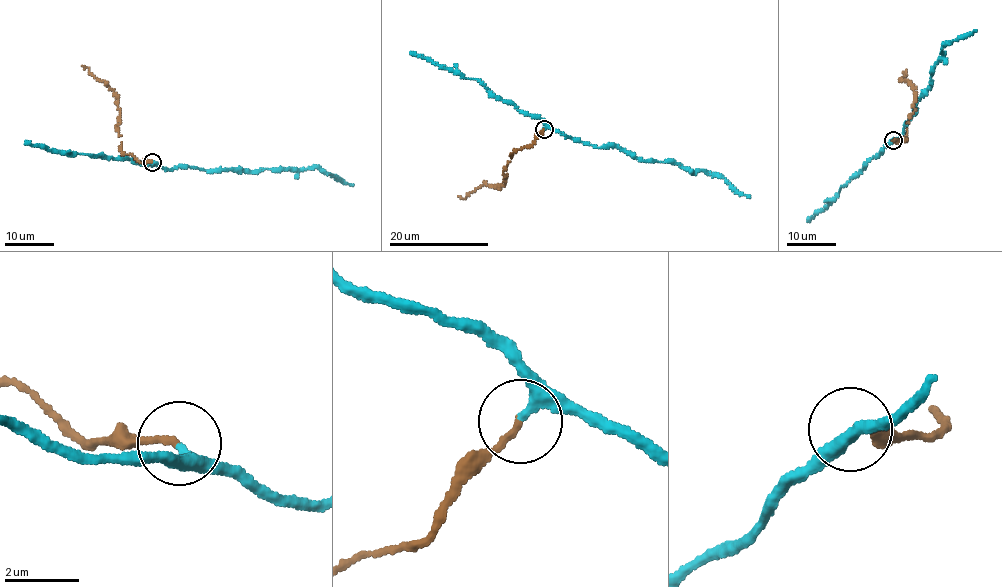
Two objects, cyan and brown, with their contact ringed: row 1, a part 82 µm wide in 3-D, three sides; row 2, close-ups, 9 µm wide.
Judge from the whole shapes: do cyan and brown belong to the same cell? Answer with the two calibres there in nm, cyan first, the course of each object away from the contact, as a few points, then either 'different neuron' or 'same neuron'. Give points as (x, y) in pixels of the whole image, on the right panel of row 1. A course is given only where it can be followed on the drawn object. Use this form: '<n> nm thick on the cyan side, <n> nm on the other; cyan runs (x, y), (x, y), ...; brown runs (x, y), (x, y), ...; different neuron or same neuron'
240 nm thick on the cyan side, 170 nm on the other; cyan runs (892, 140), (900, 137), (915, 114), (917, 102), (930, 86), (934, 67), (943, 55), (943, 44), (976, 30); brown runs (892, 140), (905, 140), (907, 121), (913, 112), (914, 87), (902, 81), (906, 71), (902, 72); same neuron

